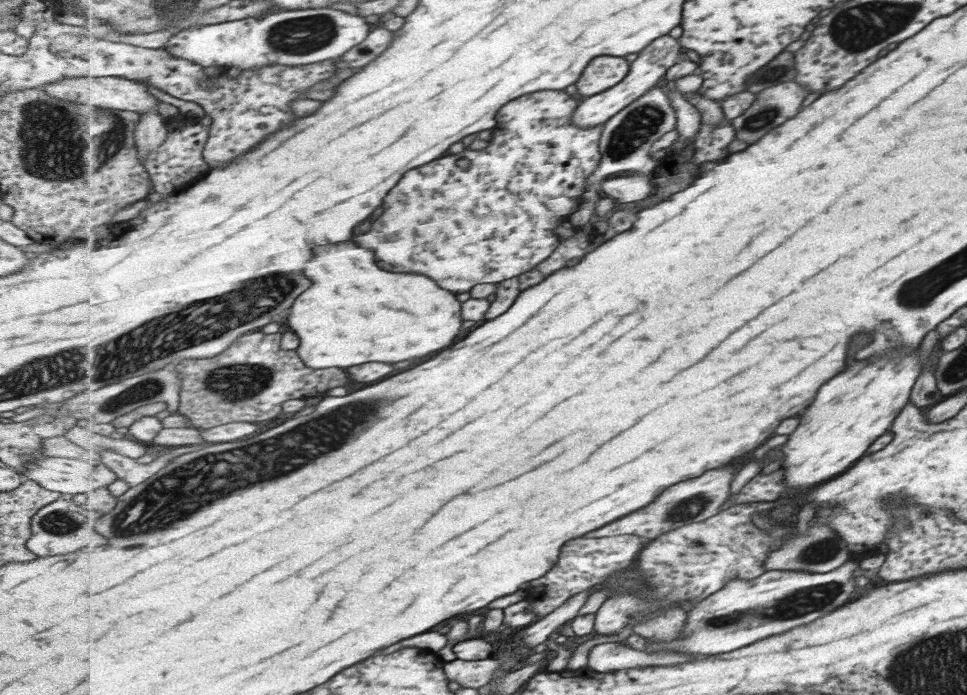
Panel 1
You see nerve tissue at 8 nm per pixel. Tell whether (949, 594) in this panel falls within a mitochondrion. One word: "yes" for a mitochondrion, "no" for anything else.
no

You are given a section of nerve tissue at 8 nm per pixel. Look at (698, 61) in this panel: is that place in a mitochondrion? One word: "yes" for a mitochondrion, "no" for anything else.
no

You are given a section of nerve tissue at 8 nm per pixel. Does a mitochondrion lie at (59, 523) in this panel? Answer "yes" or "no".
yes

